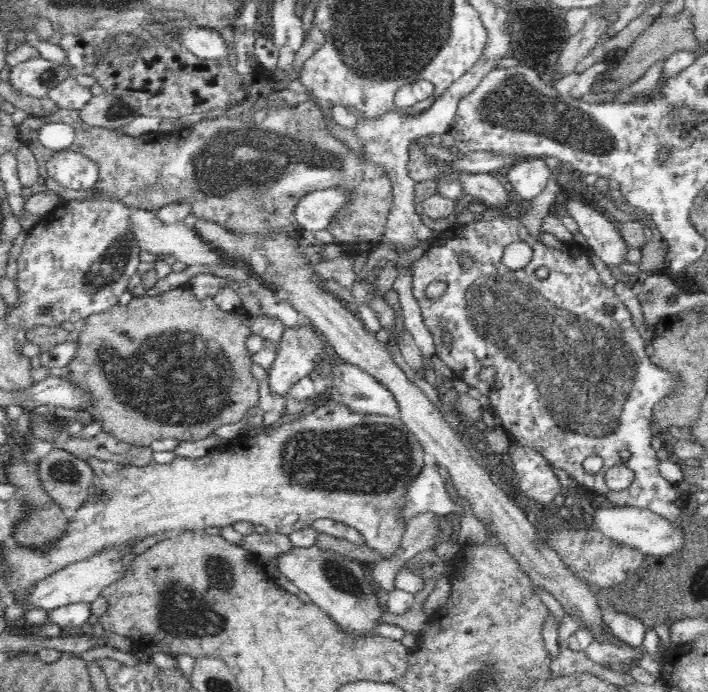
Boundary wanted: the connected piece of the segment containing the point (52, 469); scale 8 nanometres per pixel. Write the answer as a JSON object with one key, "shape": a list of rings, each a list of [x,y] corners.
{"shape":[[[52,449],[40,459],[39,478],[44,491],[60,508],[80,508],[96,480],[89,464],[67,450]]]}

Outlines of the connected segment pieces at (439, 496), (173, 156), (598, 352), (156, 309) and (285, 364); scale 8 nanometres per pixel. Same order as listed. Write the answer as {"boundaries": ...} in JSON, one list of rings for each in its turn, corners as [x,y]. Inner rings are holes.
{"boundaries":[[[[438,464],[424,466],[422,471],[406,486],[402,508],[398,510],[404,524],[412,522],[415,516],[425,512],[445,515],[454,511],[456,503],[444,487]]],[[[313,99],[304,101],[297,107],[287,107],[285,106],[285,103],[281,102],[276,105],[269,106],[267,115],[260,124],[254,123],[251,116],[248,114],[238,115],[233,118],[228,118],[226,115],[222,115],[216,120],[198,121],[196,124],[190,126],[190,132],[188,132],[188,134],[186,134],[186,132],[182,134],[182,138],[180,138],[180,132],[176,132],[176,138],[174,138],[174,134],[172,134],[172,140],[170,140],[170,138],[168,138],[168,140],[164,138],[162,142],[160,142],[158,138],[156,138],[156,140],[152,140],[152,136],[156,136],[156,134],[150,134],[150,136],[146,134],[144,138],[142,138],[142,136],[140,136],[140,138],[135,138],[125,135],[122,131],[107,130],[97,126],[84,124],[84,122],[78,118],[76,119],[76,122],[72,124],[74,130],[76,131],[76,138],[74,144],[68,150],[87,156],[89,159],[92,159],[94,162],[98,163],[99,166],[98,181],[95,183],[93,188],[87,190],[64,189],[60,183],[49,177],[47,162],[51,159],[53,152],[38,142],[39,132],[42,125],[52,122],[48,116],[34,117],[33,115],[27,115],[23,122],[21,131],[23,133],[24,142],[28,144],[29,149],[33,152],[33,155],[36,157],[37,163],[39,164],[39,176],[46,179],[43,189],[59,193],[64,201],[84,201],[92,199],[96,200],[97,198],[106,198],[107,200],[120,201],[123,206],[131,208],[132,210],[142,209],[154,212],[170,204],[188,204],[191,207],[191,214],[194,215],[196,219],[204,219],[205,221],[216,223],[217,225],[220,225],[221,228],[223,227],[226,231],[228,231],[228,233],[232,233],[238,237],[253,236],[253,238],[258,238],[258,236],[268,236],[268,234],[286,234],[289,238],[297,240],[302,236],[302,229],[295,220],[296,204],[298,204],[298,202],[300,202],[306,194],[310,194],[316,190],[325,190],[326,188],[331,187],[348,187],[348,189],[352,189],[352,191],[354,191],[354,200],[352,200],[352,204],[350,204],[344,212],[340,212],[340,214],[336,216],[334,222],[328,226],[327,230],[334,236],[336,244],[340,245],[344,249],[345,253],[353,252],[355,248],[362,246],[372,245],[373,248],[375,248],[381,243],[381,239],[384,238],[385,225],[387,224],[388,216],[390,215],[390,212],[392,212],[392,208],[394,206],[394,187],[392,187],[392,182],[389,180],[388,171],[380,165],[364,160],[364,158],[359,160],[356,156],[354,156],[352,151],[348,149],[348,145],[346,145],[346,143],[342,143],[342,141],[338,141],[336,138],[332,137],[330,132],[328,132],[328,129],[326,129],[326,125],[324,125],[324,114],[325,111],[323,111]]],[[[516,217],[496,218],[492,222],[486,222],[486,220],[482,220],[481,222],[479,220],[472,224],[462,225],[461,227],[455,226],[453,228],[445,225],[438,230],[436,240],[422,258],[418,258],[418,260],[410,265],[410,273],[412,273],[412,295],[418,301],[426,327],[432,334],[435,353],[444,361],[446,366],[449,366],[453,370],[455,375],[462,378],[469,386],[478,388],[483,395],[489,398],[491,404],[490,410],[494,416],[498,416],[502,420],[501,426],[512,442],[526,447],[534,447],[544,455],[544,458],[546,458],[553,469],[566,471],[587,492],[596,496],[604,495],[609,498],[609,502],[612,505],[636,506],[638,508],[650,509],[652,512],[667,518],[673,523],[679,522],[681,515],[686,511],[691,499],[687,498],[686,494],[680,494],[676,491],[676,483],[670,483],[660,475],[659,464],[661,462],[657,458],[657,452],[652,449],[652,439],[656,435],[656,428],[653,422],[653,409],[659,402],[664,401],[668,395],[677,393],[683,382],[679,382],[677,376],[671,370],[664,370],[651,361],[650,353],[645,348],[644,338],[641,332],[634,326],[628,308],[622,303],[618,295],[614,293],[614,289],[602,282],[600,275],[598,275],[598,270],[595,270],[594,266],[590,263],[589,256],[586,253],[580,254],[578,250],[576,250],[576,256],[570,256],[570,246],[568,245],[562,244],[561,248],[555,249],[542,244],[532,234],[529,234],[529,231],[520,224]],[[517,240],[522,240],[533,249],[533,258],[523,270],[510,270],[510,268],[502,264],[502,254],[506,246],[517,242]],[[432,282],[445,282],[446,284],[444,293],[437,299],[430,299],[426,295],[426,288]],[[441,321],[444,321],[446,326],[441,327]],[[445,331],[450,332],[454,339],[453,344],[449,347],[445,346],[441,340],[442,333]],[[482,366],[495,366],[495,377],[486,382],[480,380],[478,372],[480,372]],[[622,450],[630,452],[630,457],[626,461],[622,461],[622,457],[620,457]],[[588,456],[600,456],[603,459],[604,466],[598,473],[588,474],[582,468],[582,463]],[[616,465],[625,465],[634,473],[634,480],[630,486],[620,491],[609,489],[604,479],[606,472]]],[[[187,285],[176,287],[173,290],[166,291],[162,294],[150,296],[147,294],[141,297],[133,298],[127,305],[116,305],[104,314],[94,314],[80,325],[80,334],[77,341],[79,342],[78,352],[70,361],[69,367],[71,375],[68,377],[76,386],[89,390],[91,394],[91,415],[93,420],[102,420],[103,431],[112,434],[116,438],[136,446],[149,446],[155,440],[176,439],[180,441],[198,442],[210,436],[216,428],[223,424],[236,424],[240,422],[247,414],[258,406],[258,379],[250,373],[252,359],[246,348],[246,341],[252,335],[249,321],[251,317],[244,313],[241,308],[232,311],[220,309],[214,301],[214,297],[199,299],[192,289]]],[[[303,321],[298,330],[283,332],[276,358],[266,374],[270,394],[288,395],[296,382],[314,370],[318,360],[326,359],[325,339]]]]}

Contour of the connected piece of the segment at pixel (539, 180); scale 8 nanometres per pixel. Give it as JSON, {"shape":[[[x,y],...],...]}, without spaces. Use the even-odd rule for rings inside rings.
{"shape":[[[526,158],[508,168],[505,175],[512,185],[513,194],[530,203],[543,192],[550,176],[550,169],[542,158]]]}

